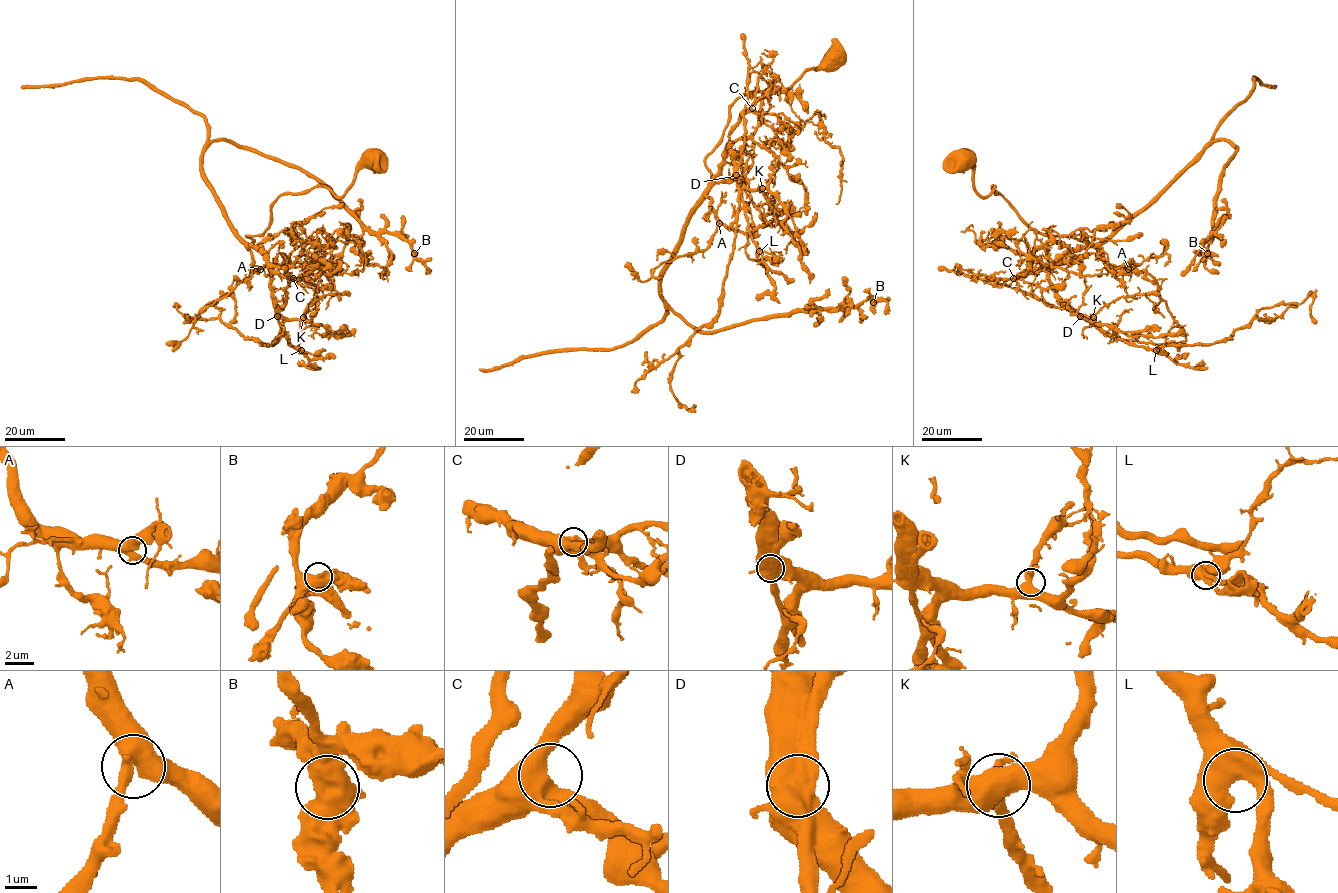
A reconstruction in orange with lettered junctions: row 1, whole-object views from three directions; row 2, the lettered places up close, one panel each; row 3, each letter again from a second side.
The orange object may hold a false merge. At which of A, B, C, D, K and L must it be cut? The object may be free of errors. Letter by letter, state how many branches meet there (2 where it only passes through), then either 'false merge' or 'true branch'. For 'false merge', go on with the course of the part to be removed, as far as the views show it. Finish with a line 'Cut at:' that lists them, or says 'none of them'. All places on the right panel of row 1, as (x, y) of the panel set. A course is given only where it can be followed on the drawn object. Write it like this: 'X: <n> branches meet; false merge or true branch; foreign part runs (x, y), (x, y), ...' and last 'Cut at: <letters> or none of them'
A: 3 branches meet; true branch
B: 3 branches meet; true branch
C: 3 branches meet; true branch
D: 3 branches meet; false merge; foreign part runs (1080, 316), (1123, 340), (1209, 344), (1245, 327), (1261, 309), (1301, 304), (1312, 294), (1310, 316), (1316, 322)
K: 3 branches meet; true branch
L: 3 branches meet; true branch
Cut at: D

